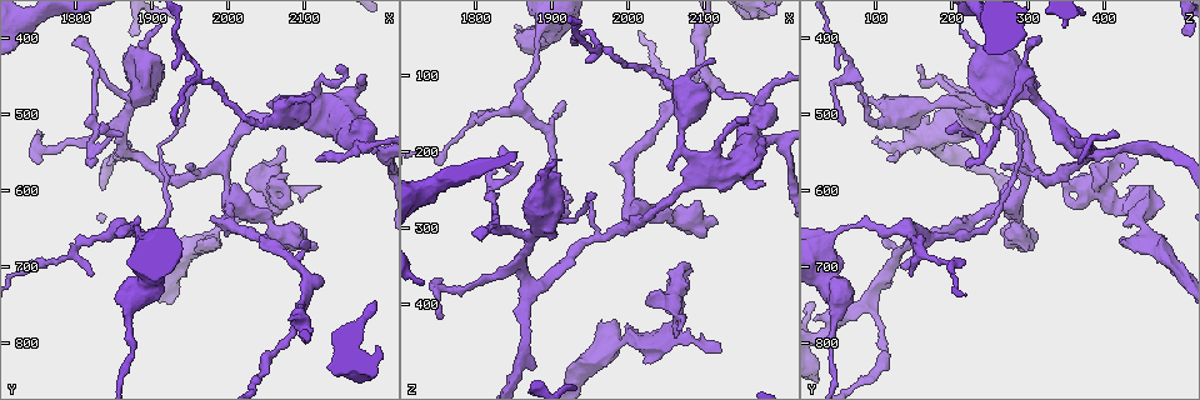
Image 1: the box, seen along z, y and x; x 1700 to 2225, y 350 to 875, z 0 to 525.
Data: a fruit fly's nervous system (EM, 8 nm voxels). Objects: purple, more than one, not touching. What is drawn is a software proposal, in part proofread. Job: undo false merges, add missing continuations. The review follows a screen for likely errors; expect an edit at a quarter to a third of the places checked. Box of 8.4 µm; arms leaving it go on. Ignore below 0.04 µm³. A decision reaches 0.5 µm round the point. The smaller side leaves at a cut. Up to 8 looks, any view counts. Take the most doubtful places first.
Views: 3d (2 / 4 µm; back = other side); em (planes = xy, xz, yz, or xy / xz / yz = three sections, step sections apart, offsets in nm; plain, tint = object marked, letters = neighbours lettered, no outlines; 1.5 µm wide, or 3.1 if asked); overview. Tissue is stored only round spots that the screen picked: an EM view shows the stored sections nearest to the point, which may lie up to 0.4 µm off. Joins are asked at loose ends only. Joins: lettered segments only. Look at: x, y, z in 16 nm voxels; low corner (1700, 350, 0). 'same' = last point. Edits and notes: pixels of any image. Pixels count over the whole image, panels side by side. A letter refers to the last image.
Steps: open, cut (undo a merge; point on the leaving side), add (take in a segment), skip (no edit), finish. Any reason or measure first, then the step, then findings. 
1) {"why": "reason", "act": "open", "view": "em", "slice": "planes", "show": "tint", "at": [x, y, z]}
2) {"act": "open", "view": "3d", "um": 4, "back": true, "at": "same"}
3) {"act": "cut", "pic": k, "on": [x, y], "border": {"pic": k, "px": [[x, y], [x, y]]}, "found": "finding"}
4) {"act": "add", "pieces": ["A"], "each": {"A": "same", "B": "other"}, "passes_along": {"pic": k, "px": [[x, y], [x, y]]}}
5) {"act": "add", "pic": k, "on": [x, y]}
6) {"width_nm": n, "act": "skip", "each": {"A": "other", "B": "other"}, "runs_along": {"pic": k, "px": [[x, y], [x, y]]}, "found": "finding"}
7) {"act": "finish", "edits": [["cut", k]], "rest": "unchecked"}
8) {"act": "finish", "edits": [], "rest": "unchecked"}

{"act": "open", "view": "3d", "um": 2, "at": [2070, 620, 370]}

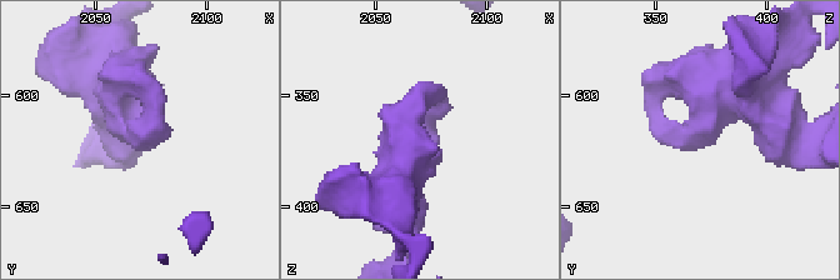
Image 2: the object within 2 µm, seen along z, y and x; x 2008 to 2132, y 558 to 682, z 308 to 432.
{"act": "open", "view": "em", "slice": "planes", "show": "tint", "at": [2070, 625, 367]}

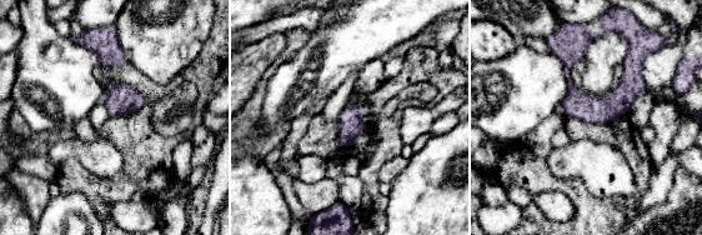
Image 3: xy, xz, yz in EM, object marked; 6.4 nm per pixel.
{"act": "open", "view": "em", "slice": "planes", "show": "letters", "at": "same"}

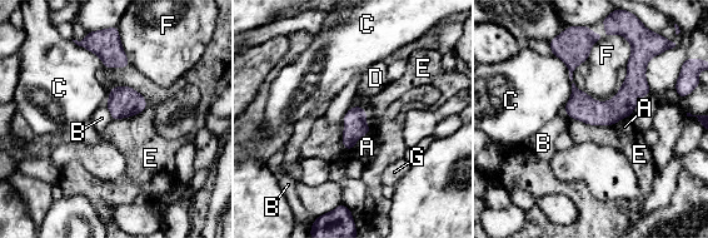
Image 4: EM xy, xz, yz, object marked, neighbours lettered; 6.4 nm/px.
{"width_nm": 140, "act": "skip", "each": {"A": "other", "B": "other", "C": "other", "D": "other", "E": "other", "F": "other", "G": "other"}, "found": "no lettered segment goes on from it"}

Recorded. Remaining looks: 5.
{"why": "branch stops here", "act": "open", "view": "3d", "um": 4, "at": [1820, 710, 145]}

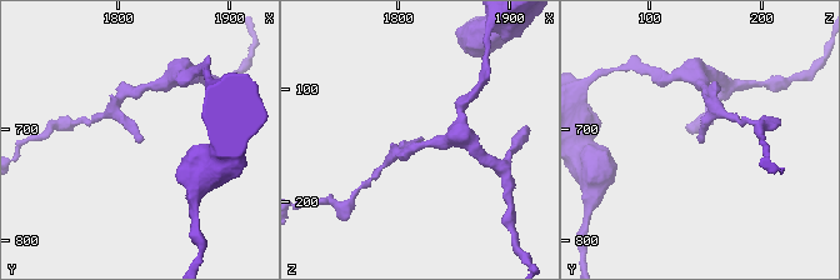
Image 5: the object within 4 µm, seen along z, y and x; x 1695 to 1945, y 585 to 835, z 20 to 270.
{"why": "need the tissue", "act": "open", "view": "em", "slice": "planes", "show": "letters", "at": [1820, 712, 148]}

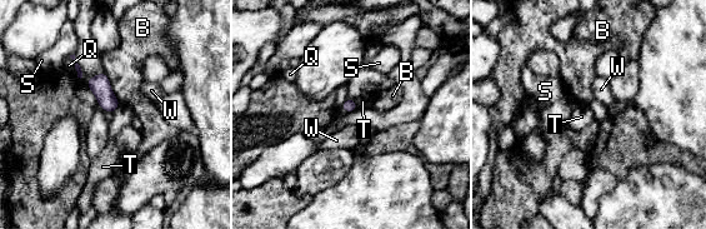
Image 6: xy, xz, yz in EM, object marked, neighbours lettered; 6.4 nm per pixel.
{"width_nm": 80, "act": "skip", "each": {"B": "other", "Q": "other", "S": "other", "T": "other", "W": "other"}, "border": {"pic": 6, "px": [[120, 104], [111, 113]]}, "found": "no lettered segment goes on from it"}

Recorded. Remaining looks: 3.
{"why": "free end", "act": "open", "view": "em", "slice": "planes", "show": "letters", "at": [2055, 490, 220]}

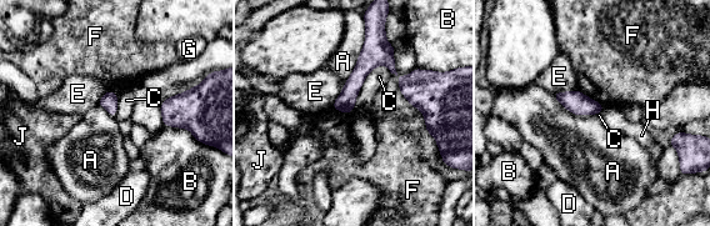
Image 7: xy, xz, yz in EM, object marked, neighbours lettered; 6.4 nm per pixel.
{"act": "skip", "each": {"A": "other", "B": "other", "C": "other", "D": "other", "E": "other", "F": "other", "G": "other", "H": "other", "J": "other"}, "border": {"pic": 7, "px": [[365, 26], [363, 49], [343, 85]]}, "found": "no lettered segment goes on from it"}

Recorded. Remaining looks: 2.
{"act": "finish", "edits": [], "rest": "unchecked"}

